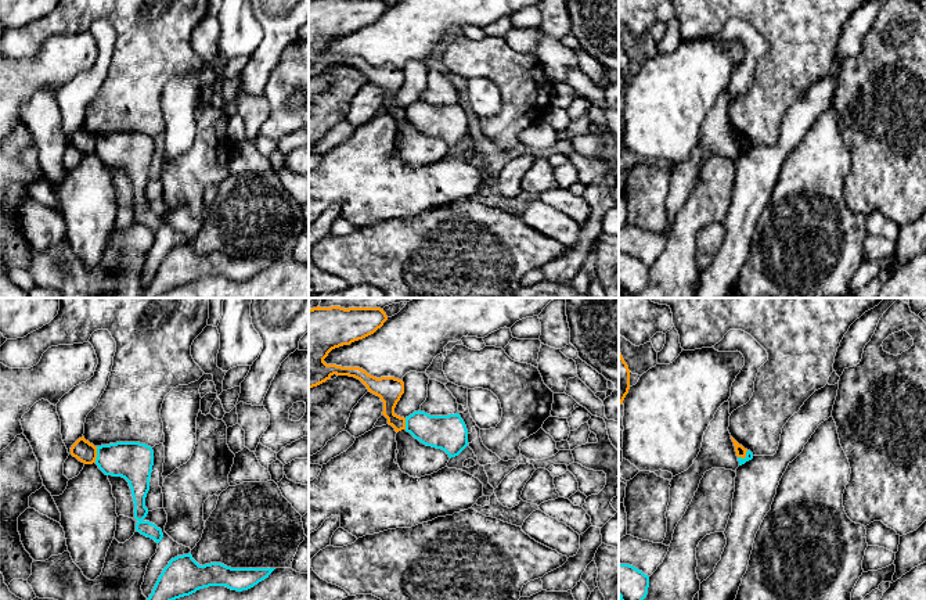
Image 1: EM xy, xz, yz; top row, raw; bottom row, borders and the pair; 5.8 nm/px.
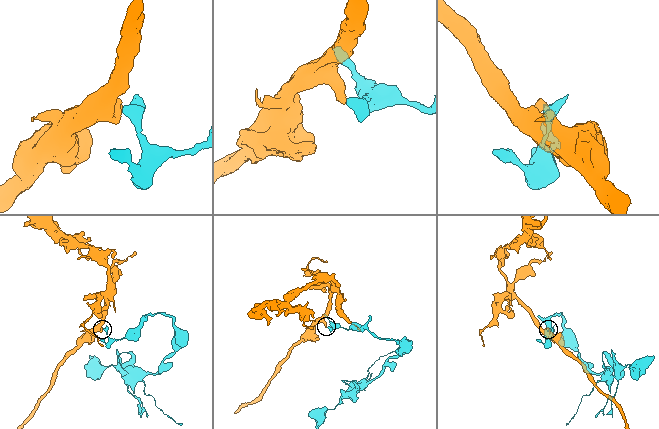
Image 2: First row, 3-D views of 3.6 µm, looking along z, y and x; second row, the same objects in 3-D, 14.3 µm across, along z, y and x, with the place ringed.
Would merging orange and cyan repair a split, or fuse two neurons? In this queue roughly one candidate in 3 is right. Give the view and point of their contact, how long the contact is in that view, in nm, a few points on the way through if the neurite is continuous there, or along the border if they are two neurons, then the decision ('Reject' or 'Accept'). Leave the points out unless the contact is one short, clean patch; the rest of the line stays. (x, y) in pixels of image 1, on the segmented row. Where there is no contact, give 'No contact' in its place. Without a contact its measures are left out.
Touches orange at xy (96, 455). Shared border 100 nm. Reject

